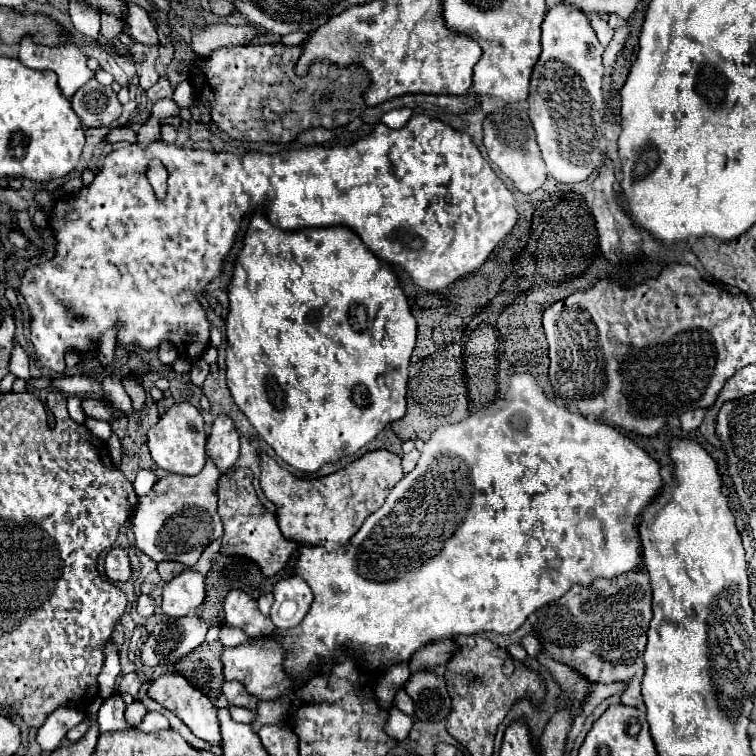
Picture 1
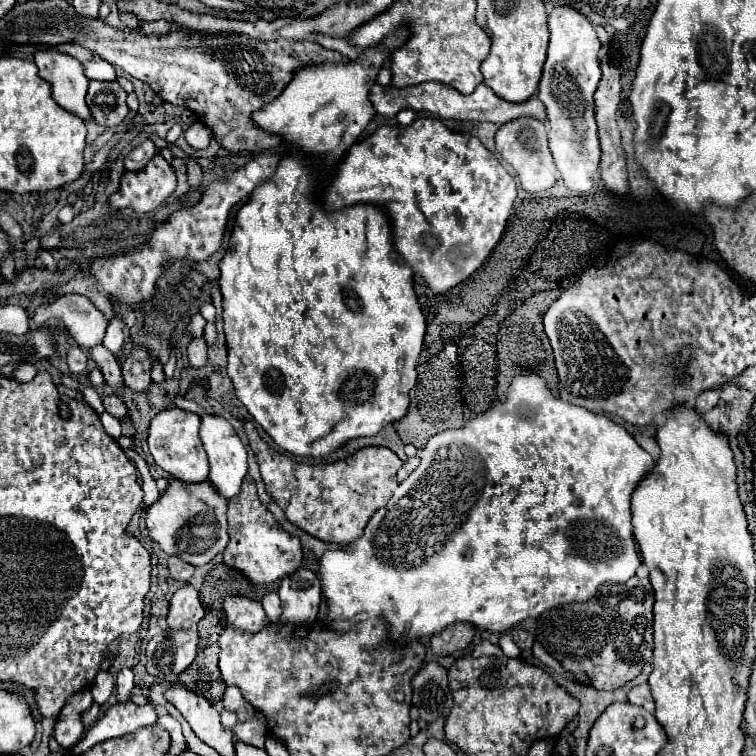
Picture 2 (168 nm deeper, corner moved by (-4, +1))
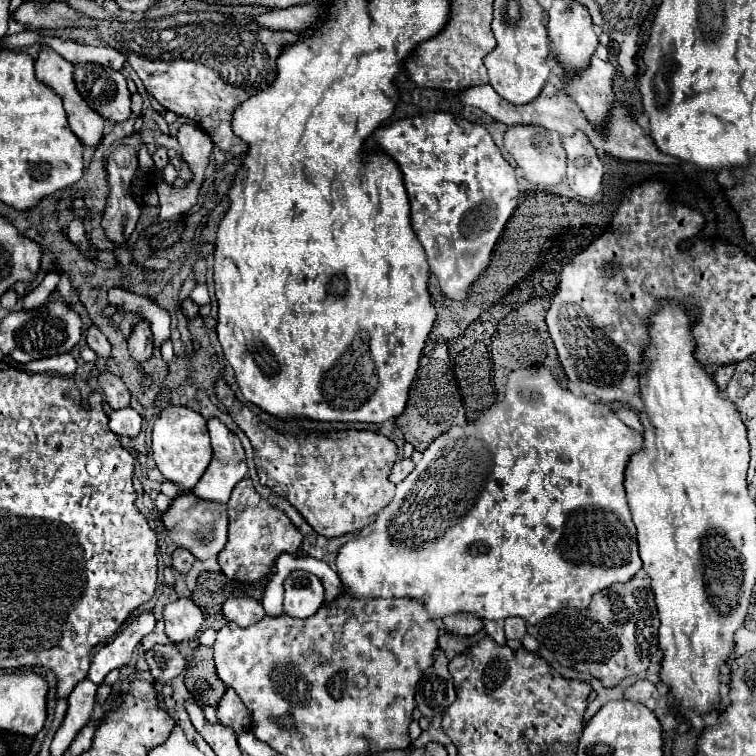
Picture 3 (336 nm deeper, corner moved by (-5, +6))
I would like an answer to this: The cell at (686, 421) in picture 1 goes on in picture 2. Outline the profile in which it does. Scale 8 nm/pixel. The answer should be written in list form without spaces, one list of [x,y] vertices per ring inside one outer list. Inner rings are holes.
[[[708,390],[708,392],[704,392],[704,394],[700,394],[700,396],[696,398],[694,410],[696,410],[698,414],[706,414],[706,412],[710,412],[710,410],[718,404],[718,398],[720,398],[718,390]]]

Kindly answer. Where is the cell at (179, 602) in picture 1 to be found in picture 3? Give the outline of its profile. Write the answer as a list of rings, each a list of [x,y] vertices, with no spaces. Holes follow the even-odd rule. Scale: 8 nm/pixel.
[[[177,599],[163,609],[165,633],[171,643],[191,641],[203,623],[201,609],[191,599]]]

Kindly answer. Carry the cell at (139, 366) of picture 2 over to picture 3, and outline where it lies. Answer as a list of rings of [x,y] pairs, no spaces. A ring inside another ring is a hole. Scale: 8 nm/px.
[[[141,319],[133,327],[127,343],[129,343],[129,353],[135,361],[143,363],[151,357],[151,353],[153,353],[153,333],[151,333],[151,327],[149,327],[147,319]]]

